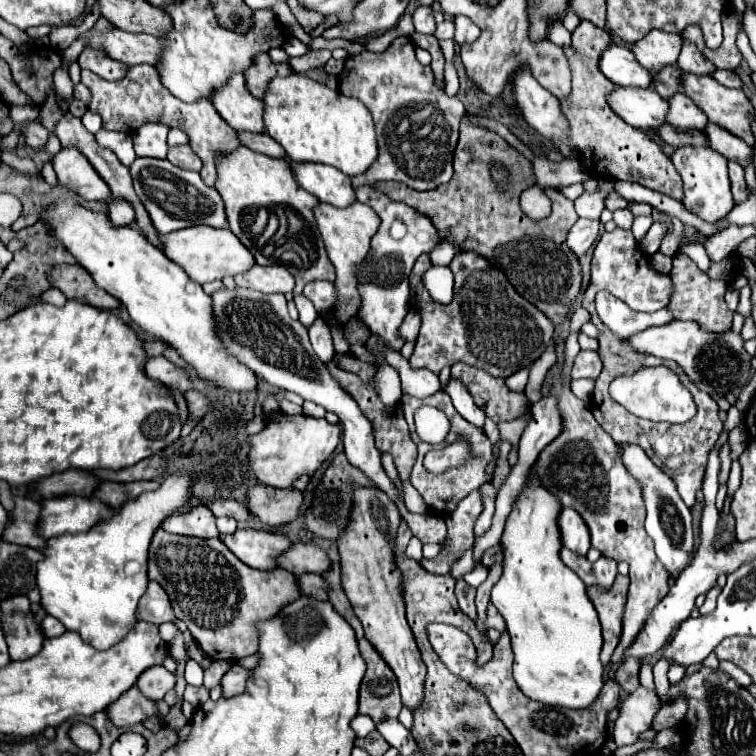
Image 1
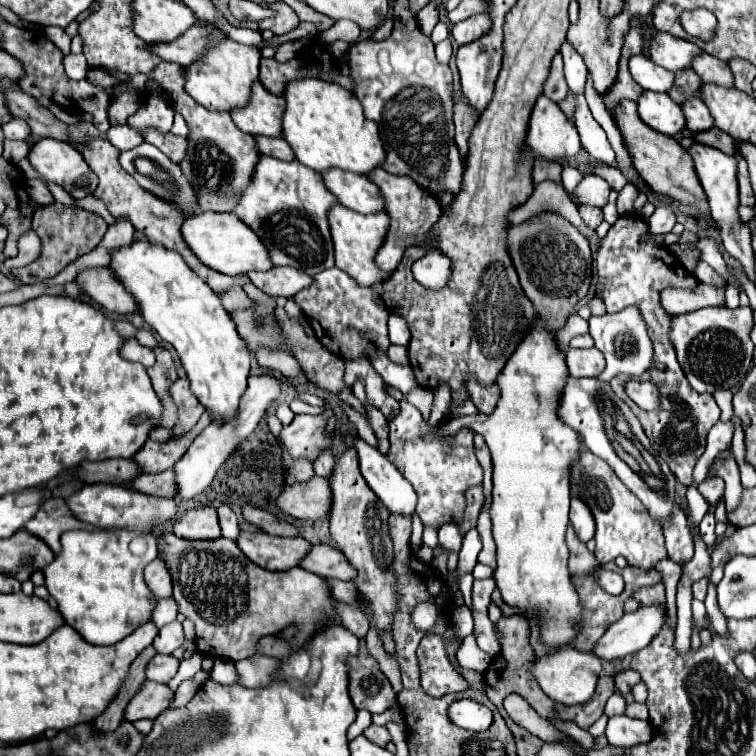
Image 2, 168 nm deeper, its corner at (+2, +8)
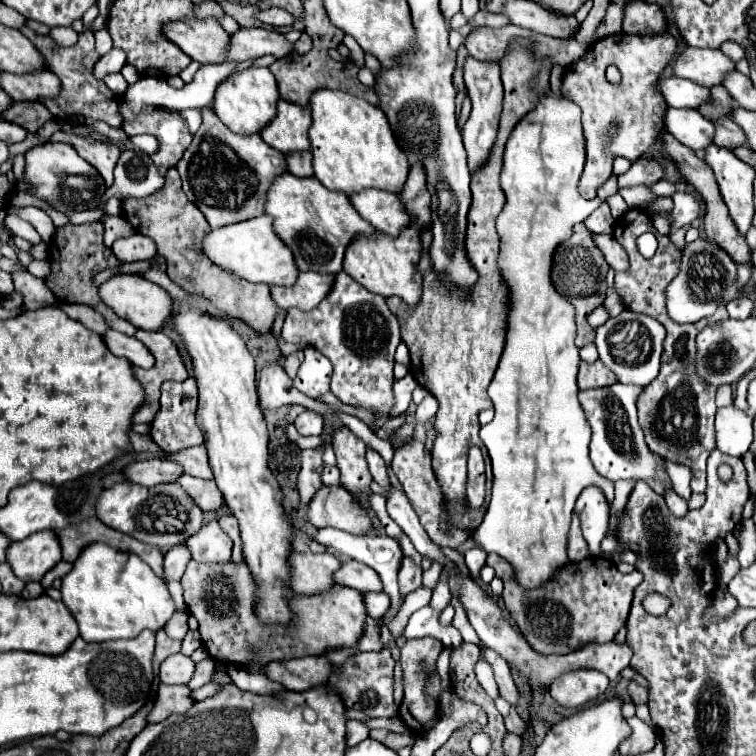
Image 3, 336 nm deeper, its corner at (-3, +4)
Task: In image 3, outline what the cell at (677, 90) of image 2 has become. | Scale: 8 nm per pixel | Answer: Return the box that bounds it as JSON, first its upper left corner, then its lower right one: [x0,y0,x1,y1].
[699,85,735,121]

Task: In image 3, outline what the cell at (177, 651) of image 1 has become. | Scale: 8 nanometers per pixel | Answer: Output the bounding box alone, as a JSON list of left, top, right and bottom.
[165,545,191,581]

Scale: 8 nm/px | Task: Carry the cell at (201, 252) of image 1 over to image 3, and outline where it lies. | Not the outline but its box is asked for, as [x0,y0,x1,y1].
[203,215,299,287]

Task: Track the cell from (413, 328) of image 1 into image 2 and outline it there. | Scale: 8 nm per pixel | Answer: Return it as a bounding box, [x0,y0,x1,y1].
[388,315,410,347]

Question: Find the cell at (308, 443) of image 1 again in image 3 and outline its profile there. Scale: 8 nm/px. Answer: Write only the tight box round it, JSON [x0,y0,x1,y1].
[295,411,323,435]

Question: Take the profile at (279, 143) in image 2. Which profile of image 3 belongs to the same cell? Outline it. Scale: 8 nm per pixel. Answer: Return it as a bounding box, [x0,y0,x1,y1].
[287,151,313,177]

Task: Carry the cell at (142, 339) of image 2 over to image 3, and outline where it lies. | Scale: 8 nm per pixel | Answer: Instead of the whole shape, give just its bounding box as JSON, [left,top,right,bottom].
[47,223,137,335]

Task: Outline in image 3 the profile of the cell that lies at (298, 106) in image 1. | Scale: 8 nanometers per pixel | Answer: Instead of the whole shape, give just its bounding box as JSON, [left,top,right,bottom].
[309,89,409,195]

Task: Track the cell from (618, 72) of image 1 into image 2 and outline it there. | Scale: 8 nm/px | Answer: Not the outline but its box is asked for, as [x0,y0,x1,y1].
[628,55,674,93]

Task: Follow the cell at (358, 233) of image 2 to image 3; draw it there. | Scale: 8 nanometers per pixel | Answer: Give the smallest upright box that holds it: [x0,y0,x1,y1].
[343,227,423,307]

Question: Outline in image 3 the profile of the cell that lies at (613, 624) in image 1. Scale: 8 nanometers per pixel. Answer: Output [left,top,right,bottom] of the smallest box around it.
[487,555,643,655]

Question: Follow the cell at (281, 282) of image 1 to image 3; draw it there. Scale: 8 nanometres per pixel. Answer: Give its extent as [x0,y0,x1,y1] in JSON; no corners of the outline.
[271,271,335,311]

